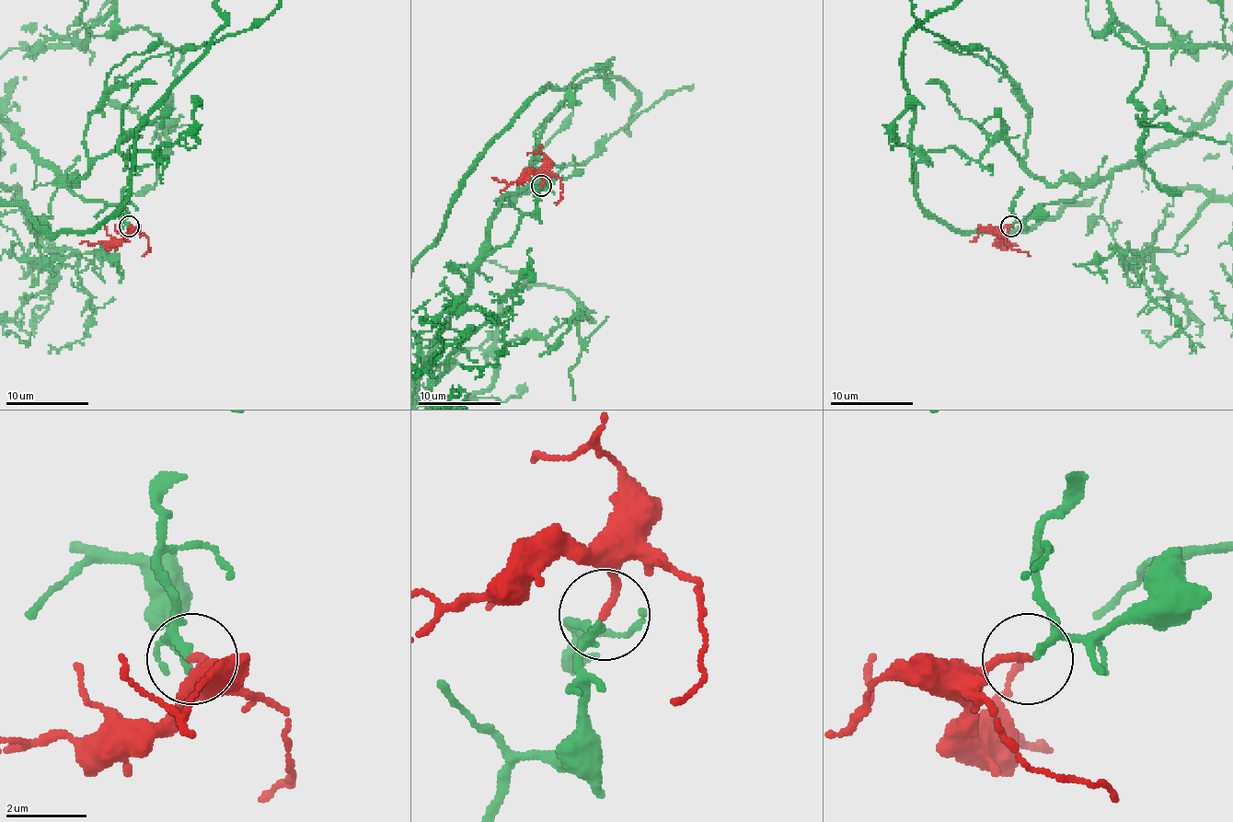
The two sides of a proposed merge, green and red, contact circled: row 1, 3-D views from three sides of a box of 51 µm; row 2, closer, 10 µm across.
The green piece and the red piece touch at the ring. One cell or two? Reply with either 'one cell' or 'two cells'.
one cell

